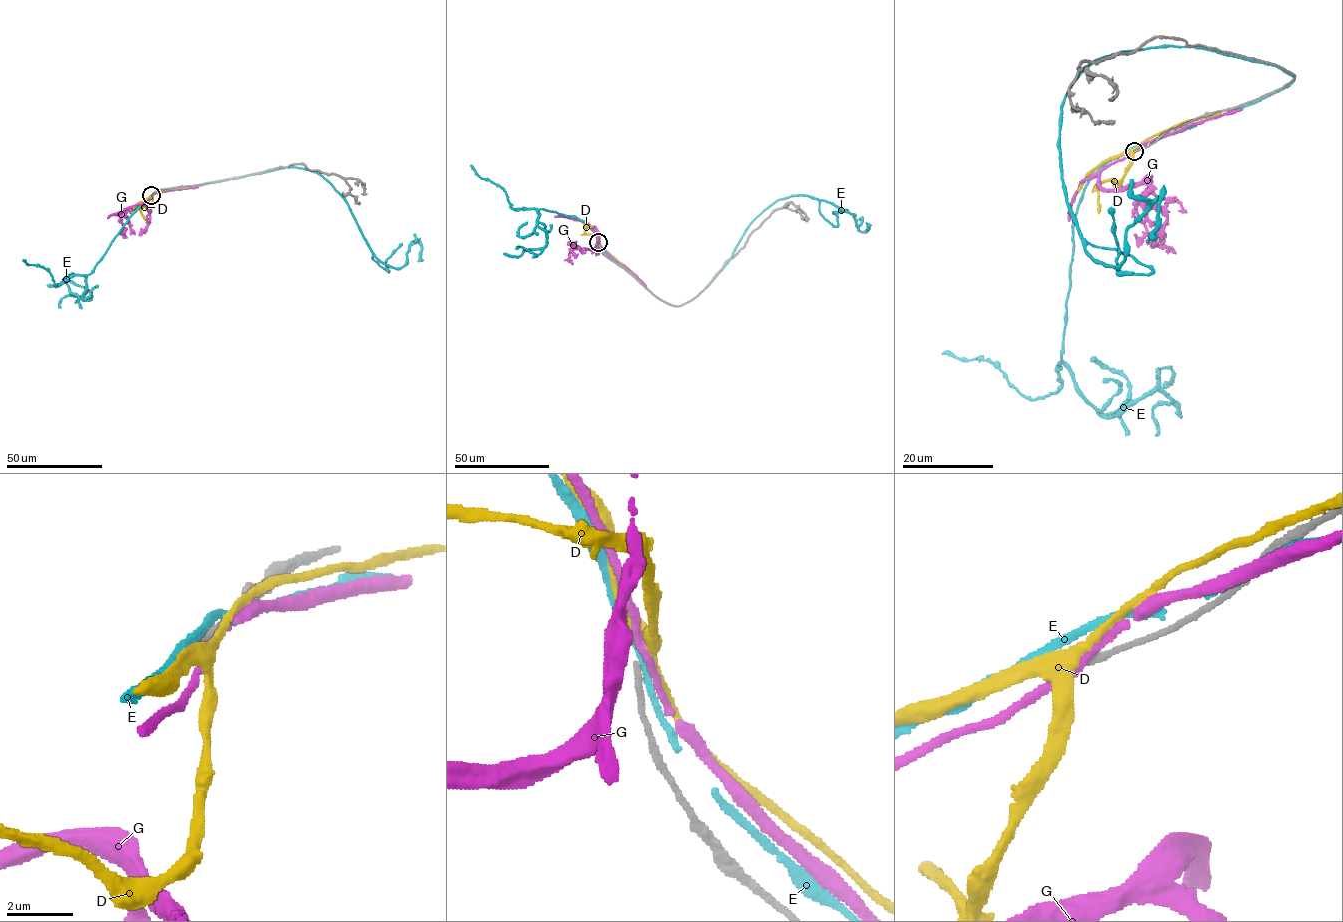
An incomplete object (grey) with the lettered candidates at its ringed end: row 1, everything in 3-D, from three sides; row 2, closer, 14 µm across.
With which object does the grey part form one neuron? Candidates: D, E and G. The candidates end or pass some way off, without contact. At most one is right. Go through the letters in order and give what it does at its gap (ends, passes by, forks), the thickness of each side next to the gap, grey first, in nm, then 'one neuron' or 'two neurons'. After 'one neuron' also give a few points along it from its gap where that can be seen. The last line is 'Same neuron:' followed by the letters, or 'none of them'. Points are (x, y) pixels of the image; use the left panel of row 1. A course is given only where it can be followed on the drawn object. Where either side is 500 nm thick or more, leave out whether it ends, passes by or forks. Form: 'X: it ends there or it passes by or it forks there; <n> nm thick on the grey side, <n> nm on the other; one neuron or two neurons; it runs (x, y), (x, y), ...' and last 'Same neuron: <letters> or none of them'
D: it forks there; 190 nm thick on the grey side, 320 nm on the other; two neurons
E: it passes by; 190 nm thick on the grey side, 200 nm on the other; two neurons
G: it passes by; 190 nm thick on the grey side, 240 nm on the other; two neurons
Same neuron: none of them

